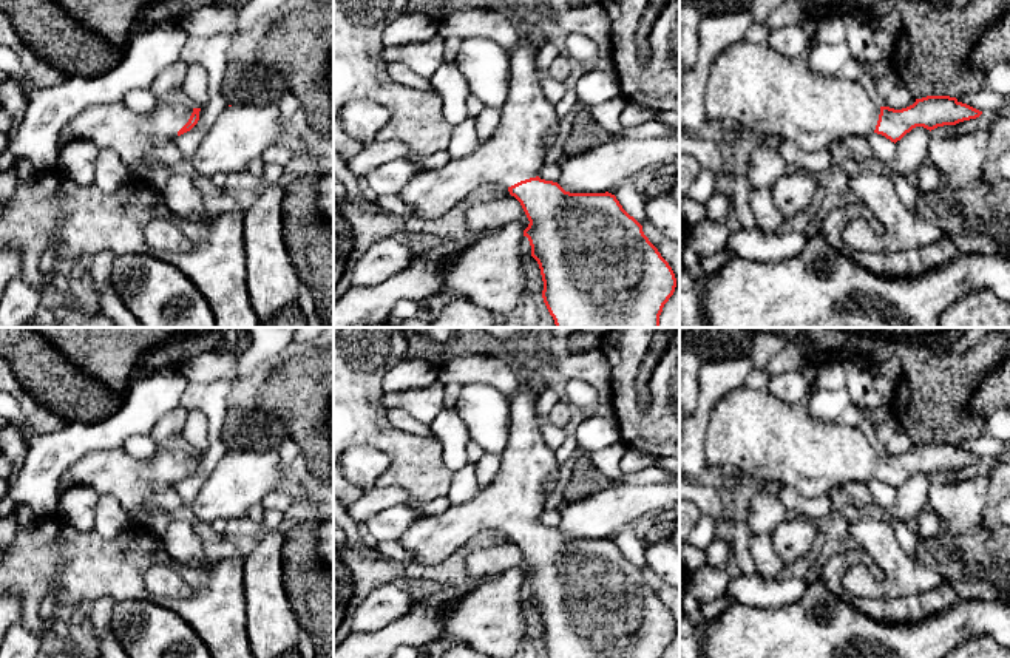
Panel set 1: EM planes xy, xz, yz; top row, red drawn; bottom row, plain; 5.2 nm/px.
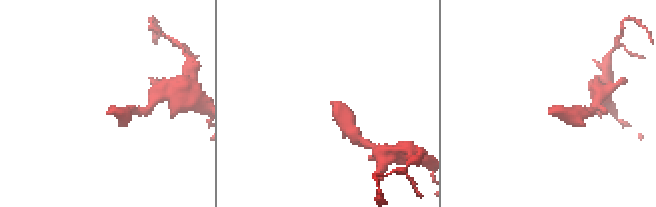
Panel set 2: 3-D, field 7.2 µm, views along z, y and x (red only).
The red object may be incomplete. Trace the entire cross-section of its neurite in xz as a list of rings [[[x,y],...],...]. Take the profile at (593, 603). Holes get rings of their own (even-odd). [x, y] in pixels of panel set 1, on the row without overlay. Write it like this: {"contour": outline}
{"contour": [[[533,389],[513,397],[510,437],[494,480],[474,499],[414,521],[398,544],[412,562],[436,565],[480,531],[500,530],[520,548],[530,567],[524,582],[541,615],[548,658],[663,658],[676,633],[675,619],[616,542],[608,538],[570,539],[558,528],[537,522],[541,513],[558,500],[558,494],[547,493],[545,483],[559,470],[554,449],[542,436],[537,399],[539,392]]]}

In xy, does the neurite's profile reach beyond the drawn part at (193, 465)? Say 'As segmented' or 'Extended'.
Extended

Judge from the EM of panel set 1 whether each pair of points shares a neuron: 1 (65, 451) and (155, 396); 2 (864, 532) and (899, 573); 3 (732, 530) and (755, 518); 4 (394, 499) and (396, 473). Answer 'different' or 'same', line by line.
1: same
2: same
3: different
4: different

